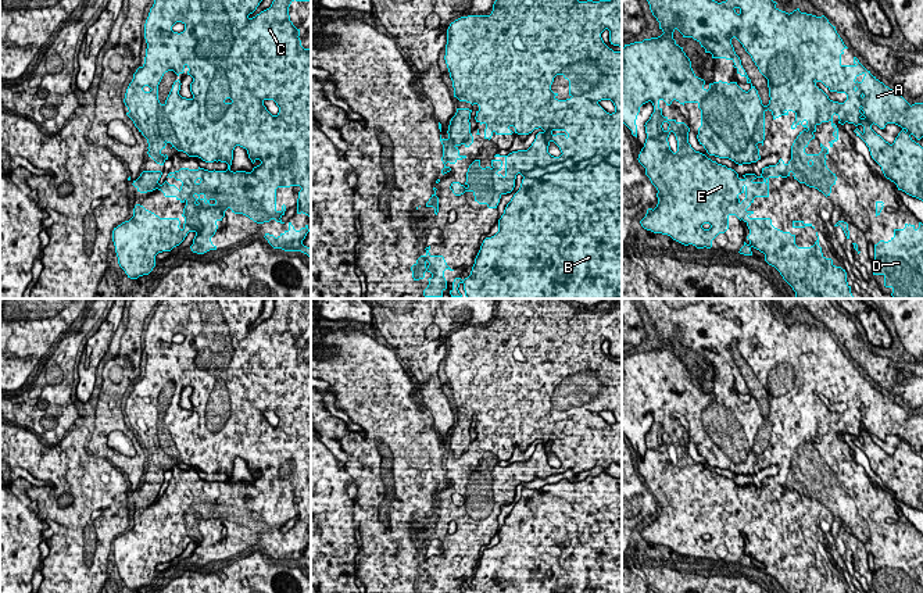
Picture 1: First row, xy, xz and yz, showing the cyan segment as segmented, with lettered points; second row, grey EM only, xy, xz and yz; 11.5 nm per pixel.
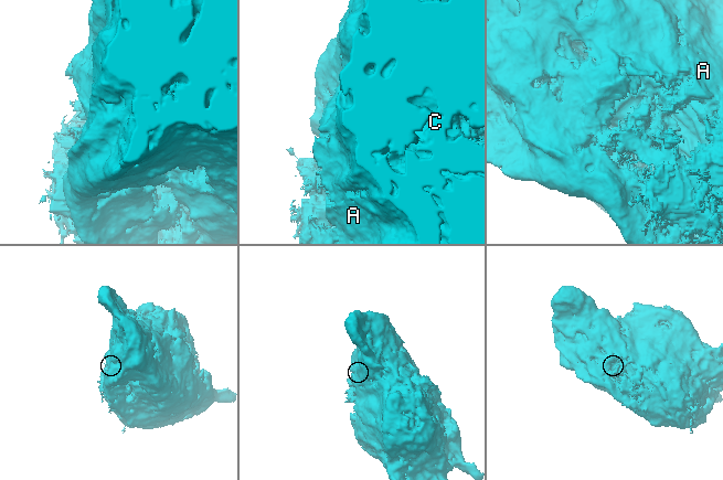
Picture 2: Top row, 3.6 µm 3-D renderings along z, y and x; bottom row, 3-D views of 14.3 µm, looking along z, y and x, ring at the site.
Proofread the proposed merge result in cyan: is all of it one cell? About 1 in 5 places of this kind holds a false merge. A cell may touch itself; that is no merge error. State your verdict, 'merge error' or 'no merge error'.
no merge error

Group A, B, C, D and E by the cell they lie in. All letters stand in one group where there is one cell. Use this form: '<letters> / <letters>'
A B C D E

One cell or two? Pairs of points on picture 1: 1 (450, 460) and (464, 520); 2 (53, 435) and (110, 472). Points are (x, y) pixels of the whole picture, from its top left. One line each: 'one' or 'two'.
1: two
2: two

